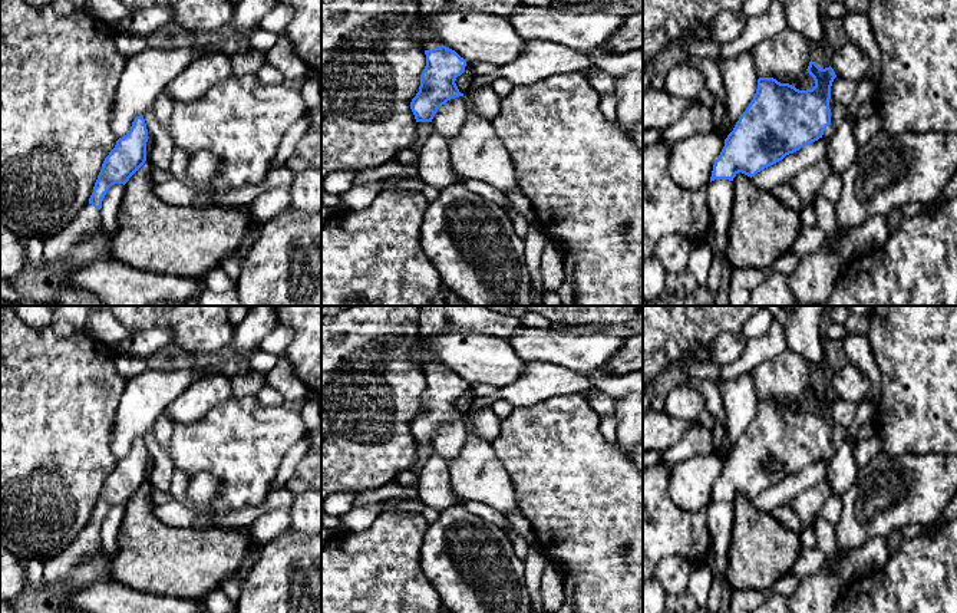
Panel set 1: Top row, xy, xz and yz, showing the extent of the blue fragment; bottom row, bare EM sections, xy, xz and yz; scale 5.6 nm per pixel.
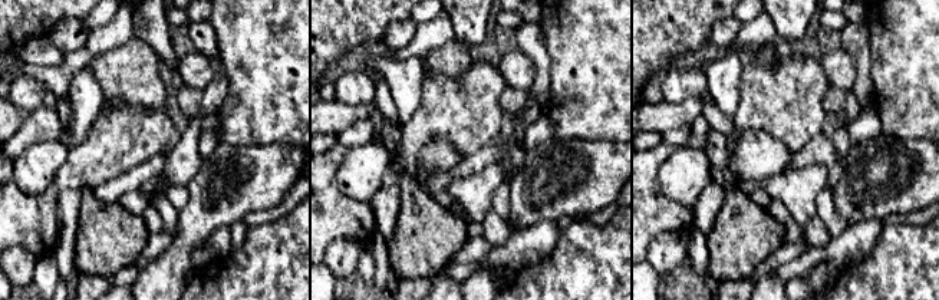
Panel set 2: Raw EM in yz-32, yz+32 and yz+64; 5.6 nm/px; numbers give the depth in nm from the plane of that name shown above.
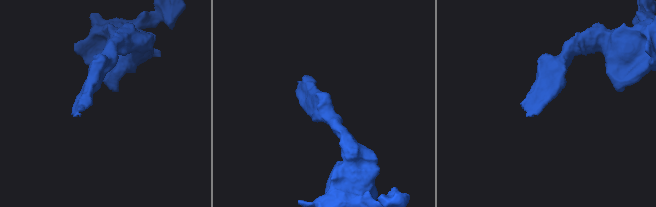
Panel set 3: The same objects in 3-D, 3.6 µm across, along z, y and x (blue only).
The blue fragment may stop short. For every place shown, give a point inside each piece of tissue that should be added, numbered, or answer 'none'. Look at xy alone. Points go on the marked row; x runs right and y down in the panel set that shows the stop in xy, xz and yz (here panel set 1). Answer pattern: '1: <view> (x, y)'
1: xy (60, 246)

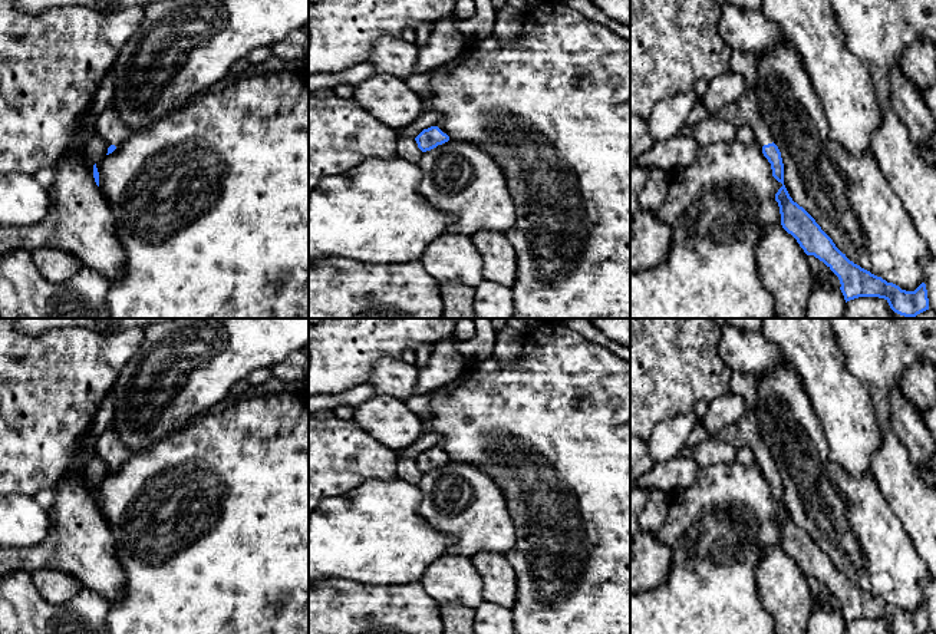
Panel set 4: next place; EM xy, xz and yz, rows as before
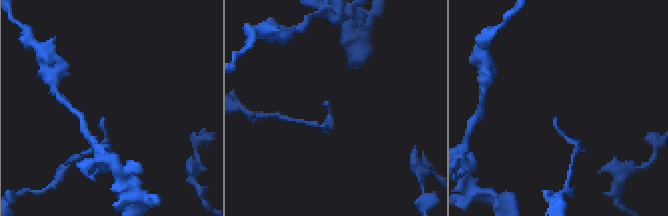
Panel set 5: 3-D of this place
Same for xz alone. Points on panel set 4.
none

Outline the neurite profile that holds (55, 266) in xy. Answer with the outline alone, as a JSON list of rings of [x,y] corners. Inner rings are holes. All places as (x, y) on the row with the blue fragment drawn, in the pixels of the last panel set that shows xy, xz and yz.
[[[37,248],[30,255],[39,274],[49,283],[65,283],[82,267],[73,254],[57,248]]]

